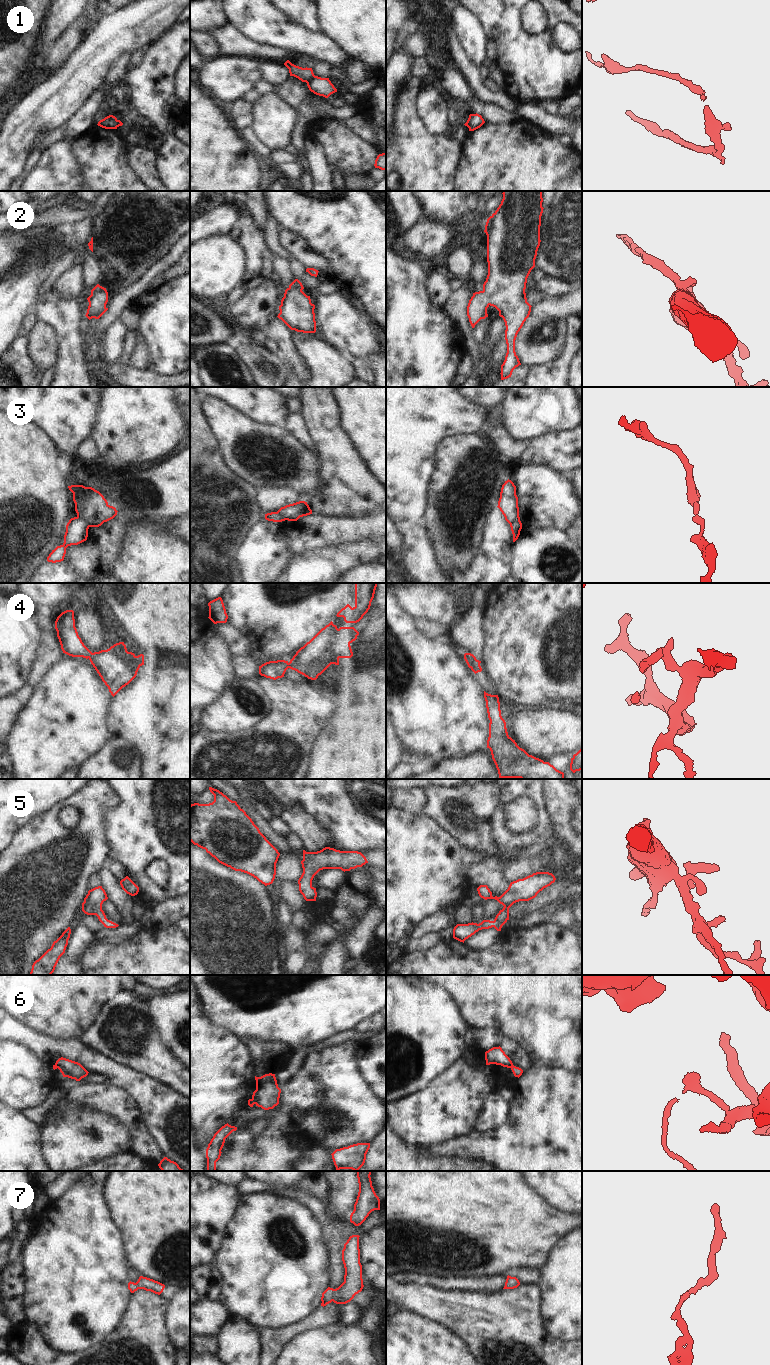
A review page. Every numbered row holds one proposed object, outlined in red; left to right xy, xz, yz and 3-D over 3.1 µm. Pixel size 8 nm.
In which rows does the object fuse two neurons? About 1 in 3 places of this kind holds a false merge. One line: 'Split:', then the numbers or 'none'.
Split: 1, 3, 6

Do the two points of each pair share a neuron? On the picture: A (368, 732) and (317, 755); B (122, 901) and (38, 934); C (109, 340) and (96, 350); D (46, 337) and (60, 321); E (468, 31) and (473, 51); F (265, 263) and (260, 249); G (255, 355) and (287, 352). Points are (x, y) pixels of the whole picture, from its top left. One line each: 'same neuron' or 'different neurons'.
A: same neuron
B: different neurons
C: different neurons
D: different neurons
E: same neuron
F: same neuron
G: different neurons

